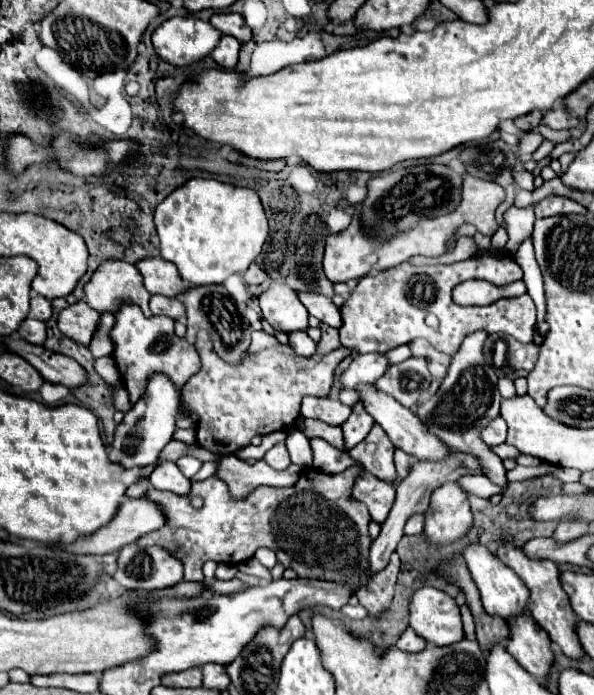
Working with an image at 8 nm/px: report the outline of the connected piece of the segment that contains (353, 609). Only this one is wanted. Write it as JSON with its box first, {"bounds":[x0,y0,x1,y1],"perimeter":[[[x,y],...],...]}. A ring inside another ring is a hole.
{"bounds":[342,604,368,620],"perimeter":[[[346,604],[346,606],[342,608],[342,614],[344,614],[346,618],[350,618],[350,620],[362,620],[362,618],[368,616],[368,612],[364,610],[364,606],[350,606],[350,604]]]}

